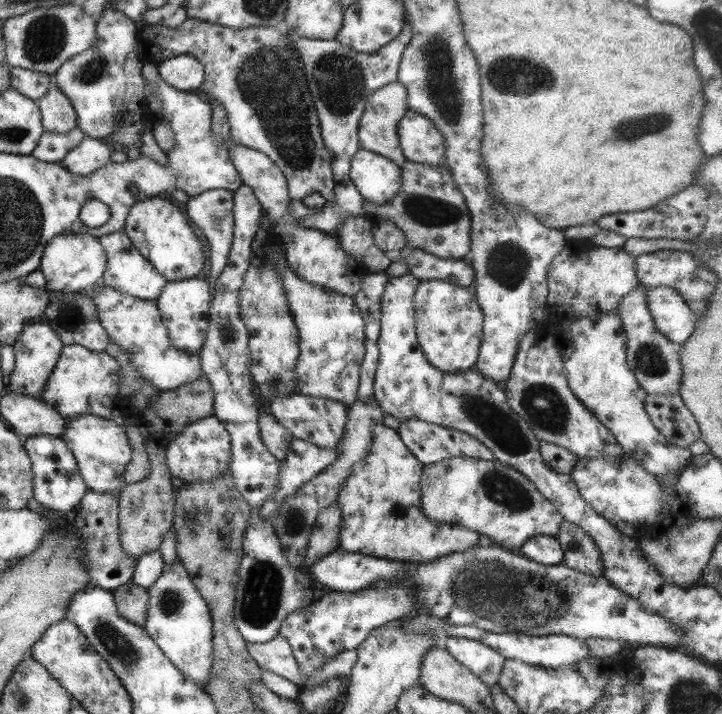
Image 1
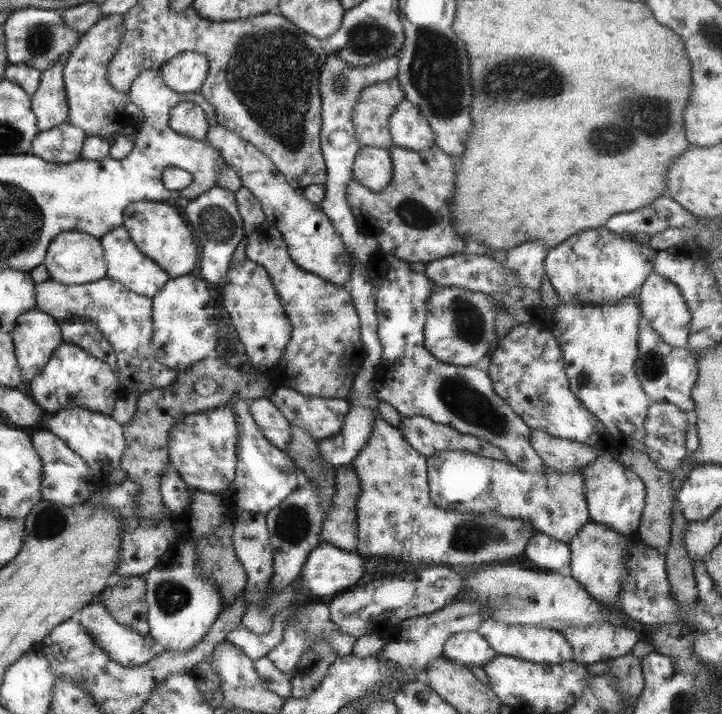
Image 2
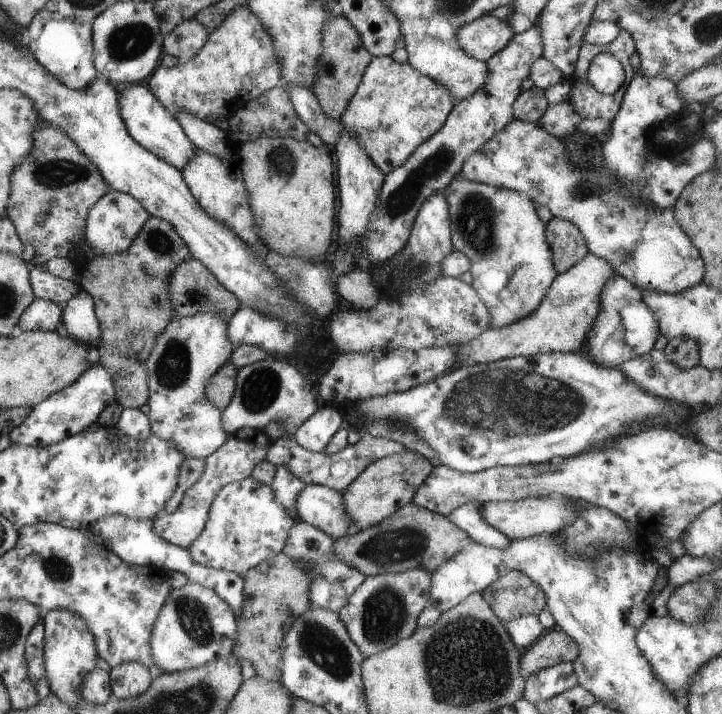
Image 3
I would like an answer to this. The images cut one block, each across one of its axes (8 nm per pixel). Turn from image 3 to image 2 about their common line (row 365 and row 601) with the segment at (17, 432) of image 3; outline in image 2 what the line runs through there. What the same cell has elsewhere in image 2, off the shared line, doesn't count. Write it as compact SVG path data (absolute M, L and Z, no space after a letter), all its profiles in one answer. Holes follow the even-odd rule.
M99 596L93 598L90 604L81 608L75 619L80 623L80 626L85 629L85 632L92 641L107 653L109 660L123 667L135 667L151 661L153 657L157 657L159 651L156 648L151 648L149 638L137 635L133 630L127 629L125 626L117 625L113 618L107 612L107 608L100 602Z

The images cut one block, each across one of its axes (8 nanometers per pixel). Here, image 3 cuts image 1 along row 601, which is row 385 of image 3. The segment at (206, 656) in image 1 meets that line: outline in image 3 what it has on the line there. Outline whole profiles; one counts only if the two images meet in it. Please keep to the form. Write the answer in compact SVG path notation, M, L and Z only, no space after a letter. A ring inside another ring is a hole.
M214 313L173 316L156 337L145 362L150 432L170 441L186 459L208 458L228 440L229 435L221 427L220 411L207 403L204 396L207 378L230 360L234 350L228 330L229 321Z

